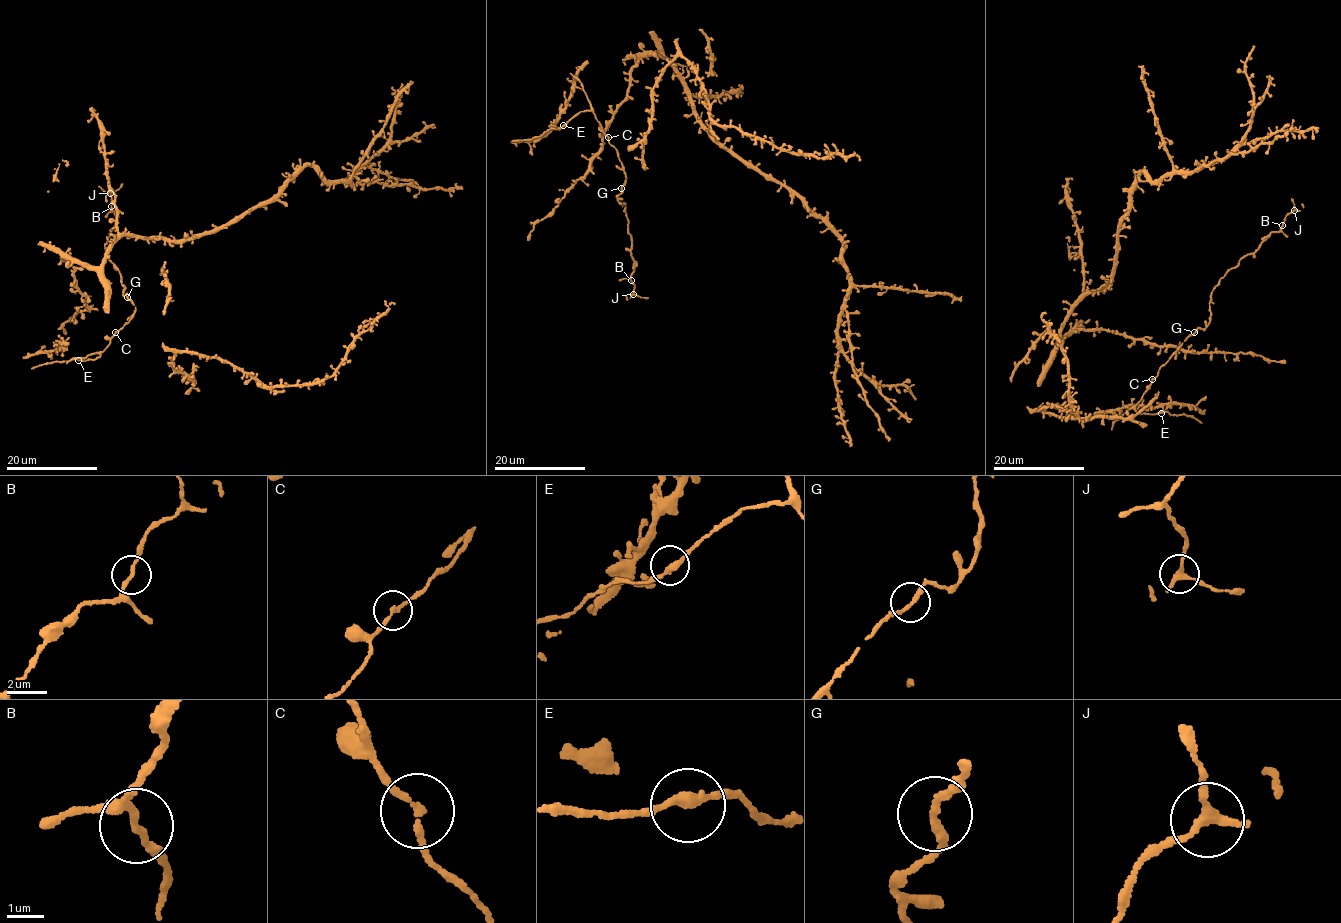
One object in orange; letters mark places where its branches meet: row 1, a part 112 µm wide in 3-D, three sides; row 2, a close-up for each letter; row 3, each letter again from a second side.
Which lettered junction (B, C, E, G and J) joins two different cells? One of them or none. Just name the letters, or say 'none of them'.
none of them

